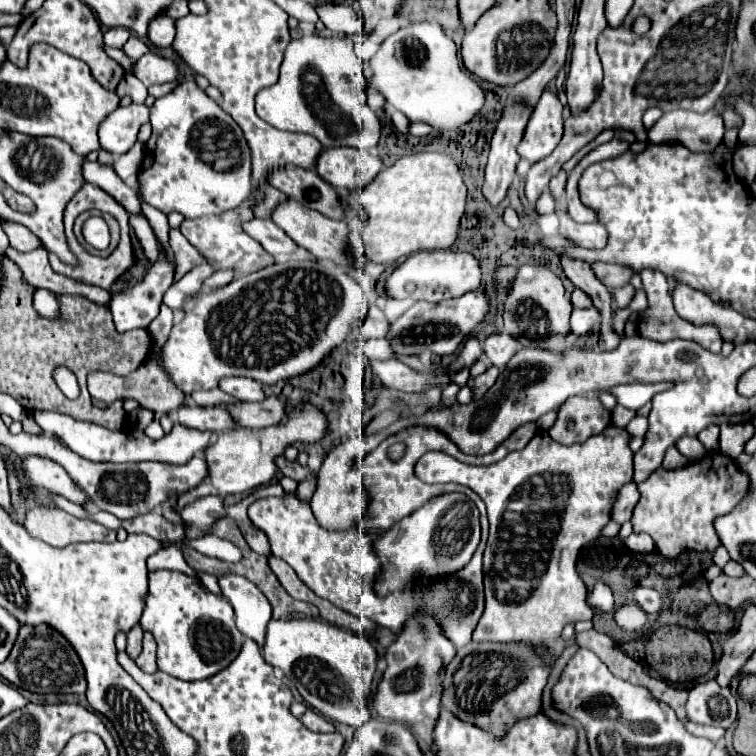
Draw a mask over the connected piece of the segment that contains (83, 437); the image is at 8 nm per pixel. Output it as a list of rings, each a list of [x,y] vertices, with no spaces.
[[[73,420],[73,440],[69,440],[69,448],[87,460],[101,460],[101,462],[167,462],[167,464],[185,464],[197,450],[203,450],[209,444],[211,432],[189,430],[181,424],[175,424],[173,430],[163,440],[151,440],[142,431],[107,430],[97,424],[77,422]]]

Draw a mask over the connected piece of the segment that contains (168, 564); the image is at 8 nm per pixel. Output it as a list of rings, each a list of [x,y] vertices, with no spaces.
[[[175,542],[171,546],[159,548],[153,556],[149,556],[147,568],[149,570],[179,570],[179,572],[195,576],[195,572],[187,566],[187,562],[183,558],[183,544],[185,542]]]

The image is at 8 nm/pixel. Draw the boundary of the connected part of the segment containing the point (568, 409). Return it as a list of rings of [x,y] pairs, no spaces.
[[[573,396],[563,402],[557,422],[549,436],[565,446],[579,444],[609,426],[609,412],[601,406],[599,398]]]

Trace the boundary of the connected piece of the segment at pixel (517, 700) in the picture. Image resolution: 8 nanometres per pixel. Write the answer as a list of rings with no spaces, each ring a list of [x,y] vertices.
[[[471,644],[471,650],[457,650],[453,664],[443,674],[443,708],[459,720],[485,728],[501,740],[517,720],[535,716],[541,708],[541,692],[551,666],[545,668],[541,658],[527,644]]]

